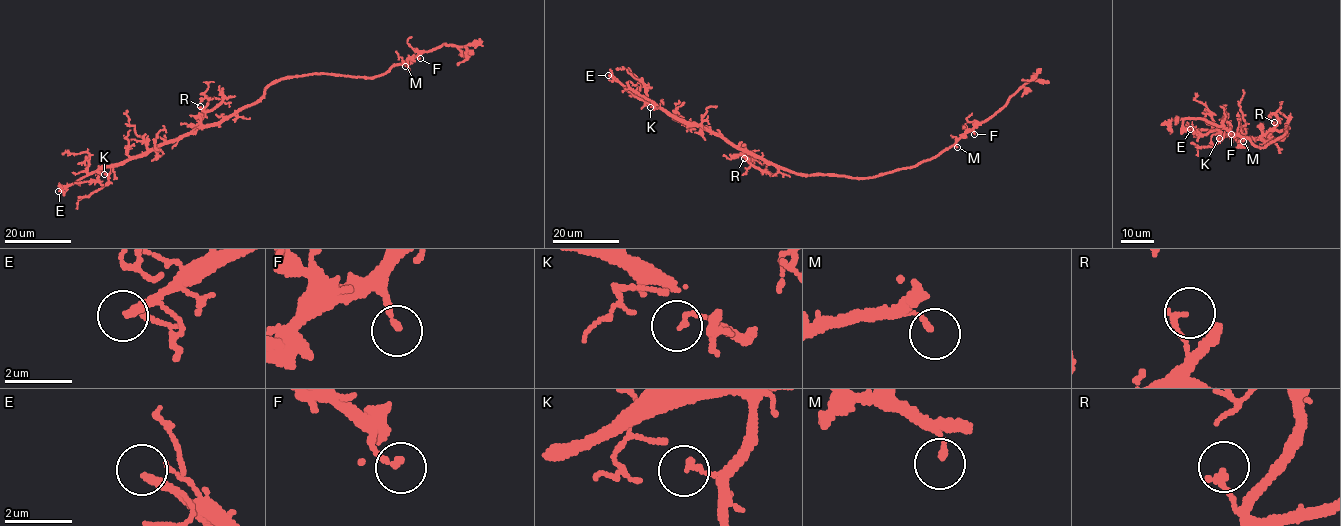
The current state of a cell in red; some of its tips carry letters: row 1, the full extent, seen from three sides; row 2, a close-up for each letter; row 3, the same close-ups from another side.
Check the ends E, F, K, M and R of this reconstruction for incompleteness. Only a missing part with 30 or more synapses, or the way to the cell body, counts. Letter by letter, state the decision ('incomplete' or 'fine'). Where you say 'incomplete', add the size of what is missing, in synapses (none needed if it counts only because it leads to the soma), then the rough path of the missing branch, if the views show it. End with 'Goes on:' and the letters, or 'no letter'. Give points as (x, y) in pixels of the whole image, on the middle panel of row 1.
E: incomplete
F: fine
K: fine
M: fine
R: fine
Goes on: E

